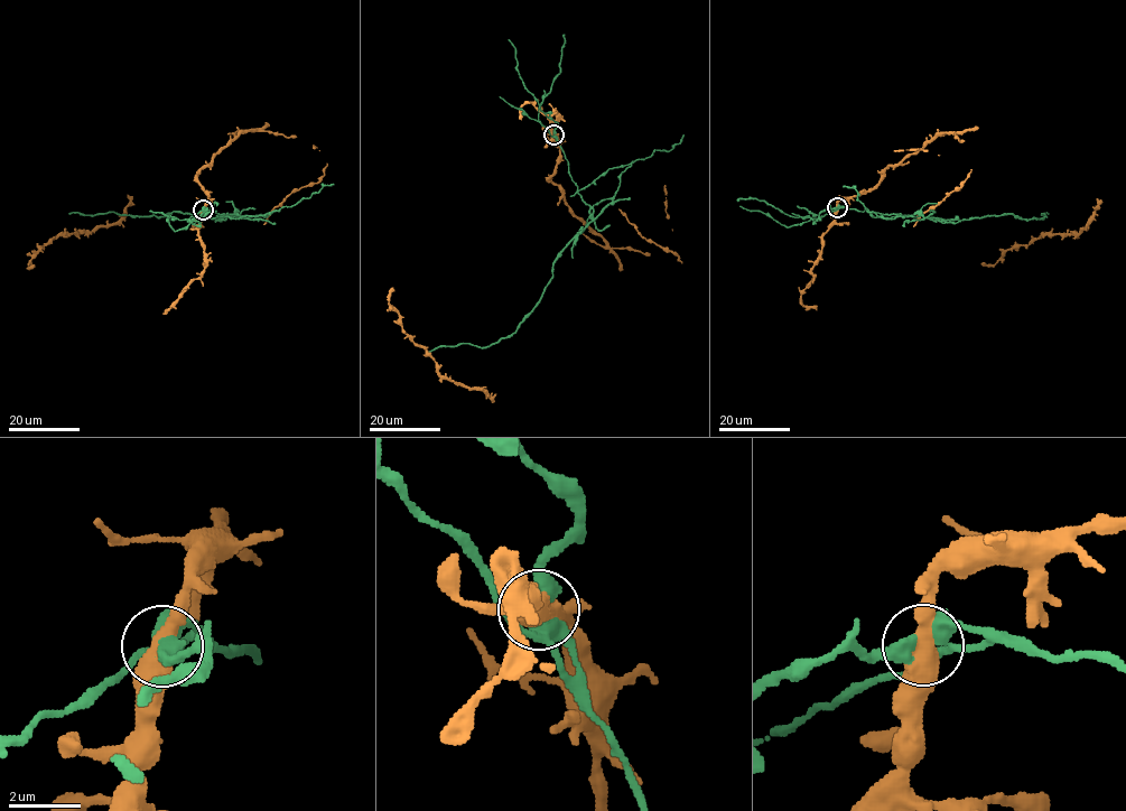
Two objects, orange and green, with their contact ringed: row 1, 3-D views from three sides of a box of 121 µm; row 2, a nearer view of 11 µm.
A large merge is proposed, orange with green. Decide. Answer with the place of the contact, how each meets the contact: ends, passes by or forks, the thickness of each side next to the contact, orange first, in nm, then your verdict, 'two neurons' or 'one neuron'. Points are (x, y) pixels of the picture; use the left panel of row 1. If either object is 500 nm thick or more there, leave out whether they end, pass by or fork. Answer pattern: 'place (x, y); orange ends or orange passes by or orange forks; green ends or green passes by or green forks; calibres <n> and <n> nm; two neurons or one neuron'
place (203, 210); calibres 550 and 380 nm; two neurons

